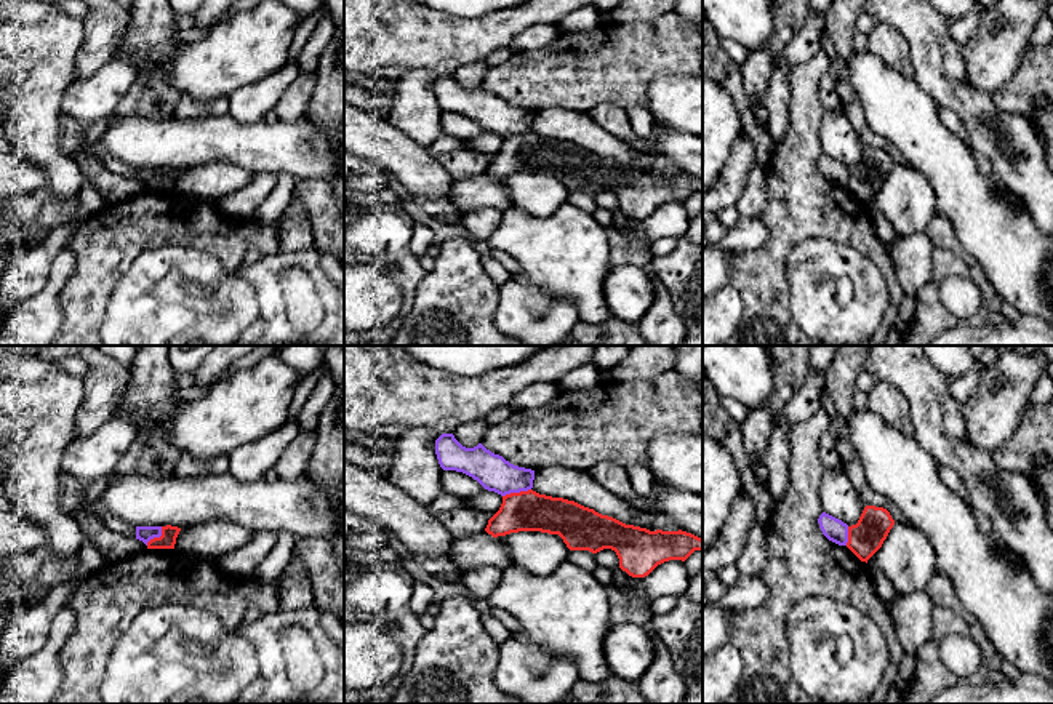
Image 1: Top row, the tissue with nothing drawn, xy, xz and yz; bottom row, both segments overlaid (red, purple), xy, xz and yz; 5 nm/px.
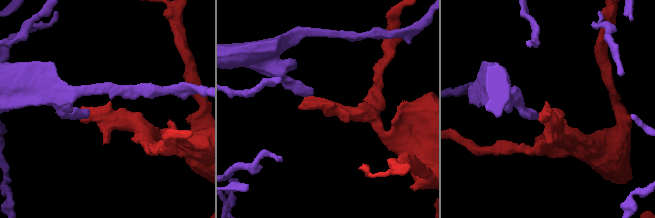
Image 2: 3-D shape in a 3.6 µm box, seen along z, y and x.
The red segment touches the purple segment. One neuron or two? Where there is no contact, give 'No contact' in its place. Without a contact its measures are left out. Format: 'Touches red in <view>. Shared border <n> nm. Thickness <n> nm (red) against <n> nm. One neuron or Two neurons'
Touches red in xz. Shared border 150 nm. Thickness 200 nm (red) against 180 nm. Two neurons

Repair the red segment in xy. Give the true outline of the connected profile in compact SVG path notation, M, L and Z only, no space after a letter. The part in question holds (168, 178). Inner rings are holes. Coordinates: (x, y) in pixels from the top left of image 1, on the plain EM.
M162 168L162 178L150 181L147 190L174 190L179 173L181 170L178 168Z

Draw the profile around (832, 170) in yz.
M823 154L818 160L819 170L823 176L839 186L839 187L847 187L848 184L848 166L843 165L842 162Z

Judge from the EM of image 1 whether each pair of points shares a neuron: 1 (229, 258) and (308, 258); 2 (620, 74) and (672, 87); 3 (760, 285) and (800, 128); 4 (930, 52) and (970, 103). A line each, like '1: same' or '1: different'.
1: different
2: different
3: same
4: same

